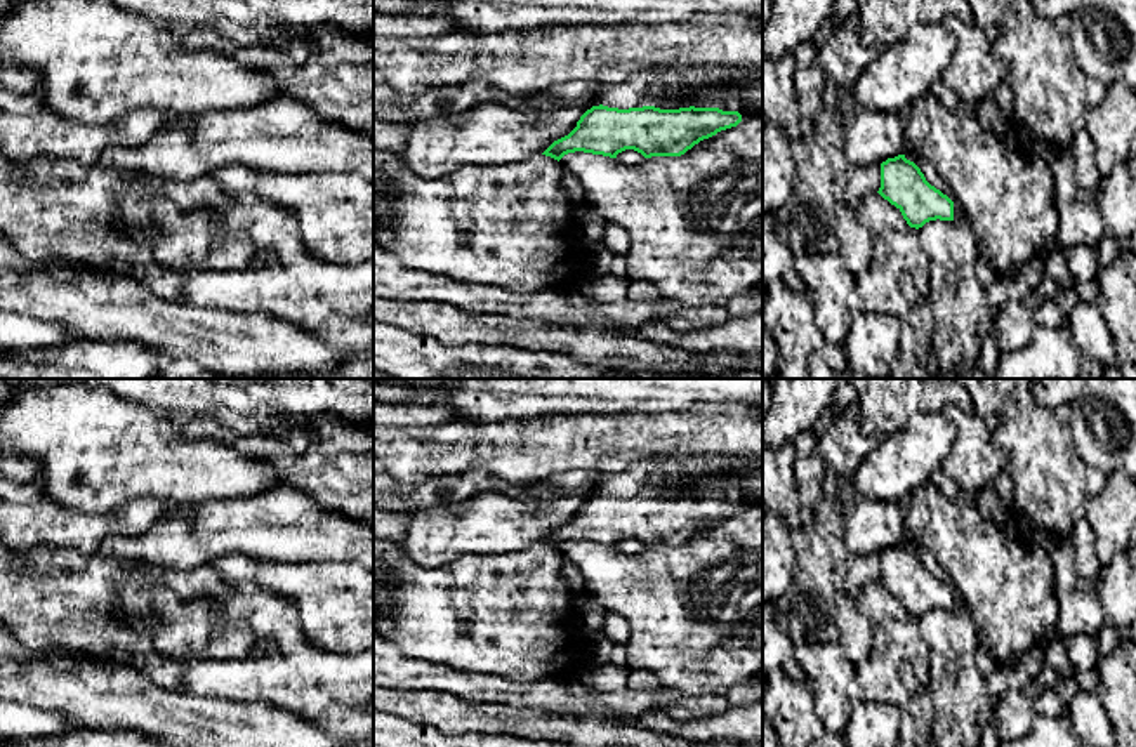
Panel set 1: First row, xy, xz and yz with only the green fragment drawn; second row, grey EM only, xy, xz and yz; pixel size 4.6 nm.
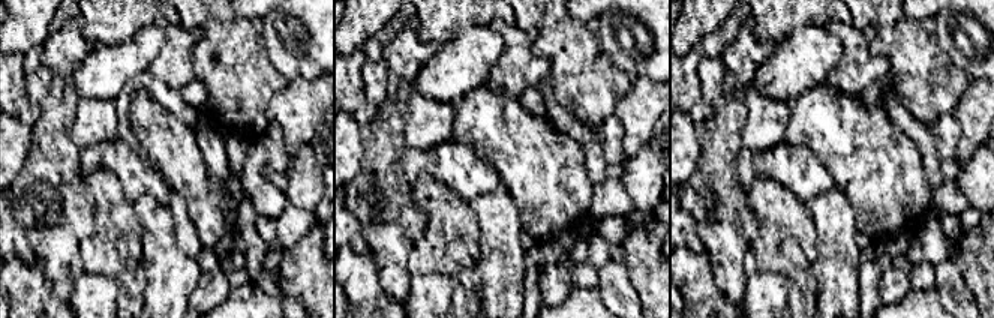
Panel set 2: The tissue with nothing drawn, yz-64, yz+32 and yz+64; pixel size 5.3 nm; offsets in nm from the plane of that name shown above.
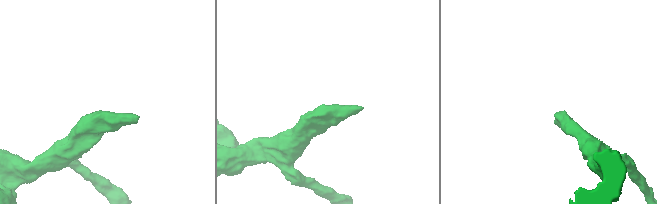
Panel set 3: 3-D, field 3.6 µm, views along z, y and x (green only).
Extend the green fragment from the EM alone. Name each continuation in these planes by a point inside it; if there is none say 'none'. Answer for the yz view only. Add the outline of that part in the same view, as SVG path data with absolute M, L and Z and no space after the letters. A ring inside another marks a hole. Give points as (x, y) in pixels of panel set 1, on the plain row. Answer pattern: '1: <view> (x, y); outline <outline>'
1: yz (860, 570); outline M881 554L849 556L846 566L846 589L858 596L867 582L877 582L881 577Z

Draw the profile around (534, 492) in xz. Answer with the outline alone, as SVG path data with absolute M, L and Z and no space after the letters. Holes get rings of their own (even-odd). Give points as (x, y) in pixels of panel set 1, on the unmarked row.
M373 459L373 506L394 512L417 512L427 507L459 504L486 490L530 500L547 500L558 492L532 485L509 485L486 469L471 469L457 476L433 476L419 485L406 485L393 478L380 460Z

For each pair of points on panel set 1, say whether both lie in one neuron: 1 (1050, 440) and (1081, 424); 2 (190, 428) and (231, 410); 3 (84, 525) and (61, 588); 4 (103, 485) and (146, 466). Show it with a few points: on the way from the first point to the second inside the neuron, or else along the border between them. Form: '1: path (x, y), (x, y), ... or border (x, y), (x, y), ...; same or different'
1: border (1069, 423), (1072, 443), (1089, 464); different
2: border (184, 419), (216, 417), (235, 433), (250, 433); different
3: border (35, 546), (98, 553); different
4: path (113, 475), (122, 466), (136, 466); same

